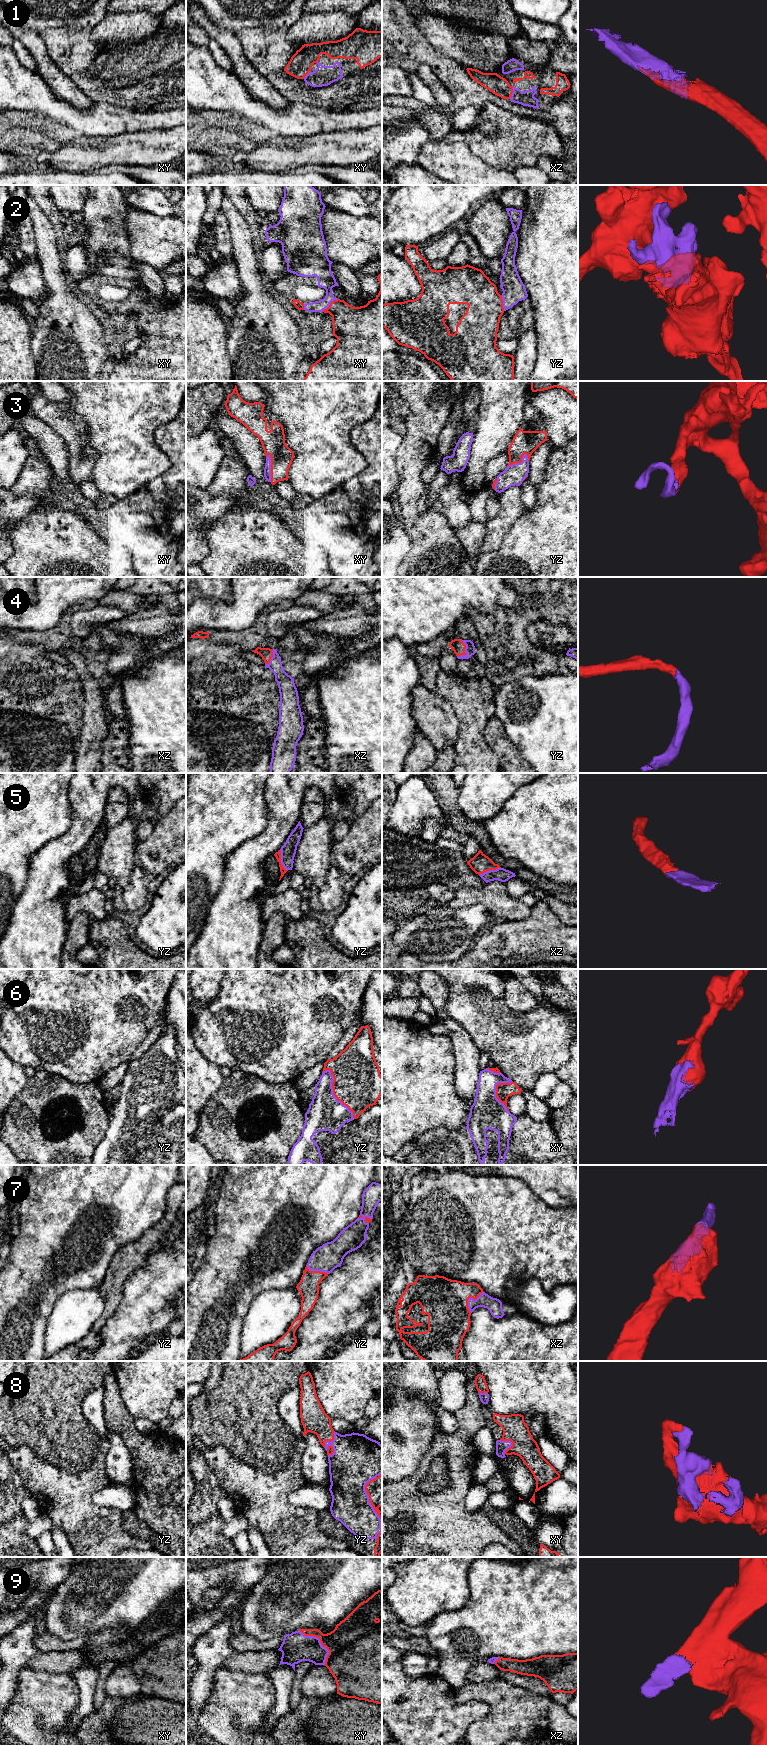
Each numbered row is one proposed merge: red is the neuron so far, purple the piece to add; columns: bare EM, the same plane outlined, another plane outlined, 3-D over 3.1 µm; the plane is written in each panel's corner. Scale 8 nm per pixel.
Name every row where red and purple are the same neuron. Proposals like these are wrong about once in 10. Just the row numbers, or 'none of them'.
1, 2, 3, 4, 5, 6, 7, 8, 9

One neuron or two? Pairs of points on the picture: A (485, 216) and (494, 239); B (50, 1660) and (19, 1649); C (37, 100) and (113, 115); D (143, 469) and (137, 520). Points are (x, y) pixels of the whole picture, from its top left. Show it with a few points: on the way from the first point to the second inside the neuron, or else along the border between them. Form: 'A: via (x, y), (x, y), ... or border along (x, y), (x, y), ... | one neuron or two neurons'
A: via (490, 222), (491, 233) | one neuron
B: border along (37, 1649), (26, 1665) | two neurons
C: via (56, 109), (72, 117), (94, 117) | one neuron
D: border along (147, 479), (133, 492), (123, 498) | two neurons

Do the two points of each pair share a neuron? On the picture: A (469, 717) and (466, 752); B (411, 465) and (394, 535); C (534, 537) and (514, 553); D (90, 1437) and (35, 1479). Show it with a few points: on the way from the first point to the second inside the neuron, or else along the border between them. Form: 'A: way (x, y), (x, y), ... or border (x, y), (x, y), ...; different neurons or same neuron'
A: way (469, 726), (469, 743); same neuron
B: border (403, 527), (410, 542), (409, 550); different neurons
C: way (529, 542), (519, 552); same neuron
D: border (34, 1452), (44, 1461), (59, 1467), (77, 1469); different neurons

